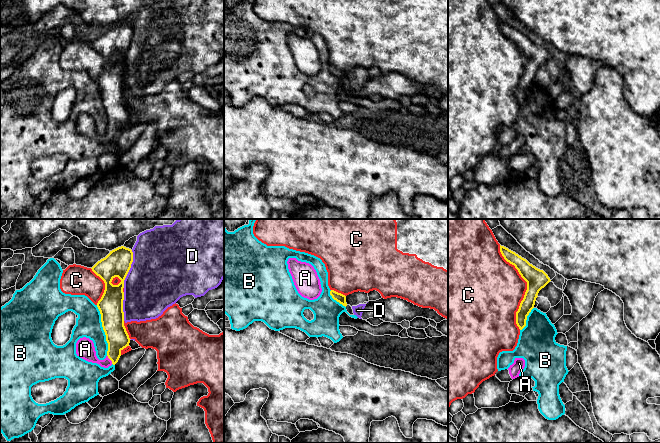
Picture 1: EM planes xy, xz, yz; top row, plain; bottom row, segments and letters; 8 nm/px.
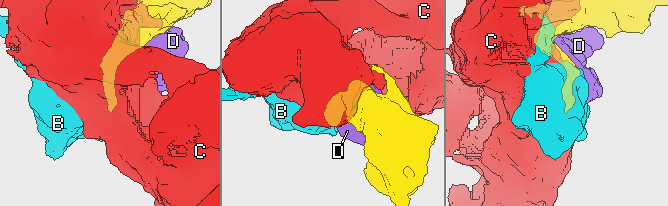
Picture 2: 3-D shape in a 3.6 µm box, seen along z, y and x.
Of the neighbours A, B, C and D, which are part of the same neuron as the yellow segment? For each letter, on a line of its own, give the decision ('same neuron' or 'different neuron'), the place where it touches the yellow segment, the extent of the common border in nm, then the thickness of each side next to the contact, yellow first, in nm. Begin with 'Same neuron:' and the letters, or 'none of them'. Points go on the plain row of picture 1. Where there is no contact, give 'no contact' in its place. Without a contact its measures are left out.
Same neuron: A
A: same neuron | xy (109, 134) | 80 nm | 180/150 nm
B: different neuron | xy (103, 105) | 420 nm | 200/200 nm
C: different neuron | yz (527, 62) | 700 nm | 170/440 nm
D: different neuron | xy (129, 45) | 320 nm | 220/480 nm

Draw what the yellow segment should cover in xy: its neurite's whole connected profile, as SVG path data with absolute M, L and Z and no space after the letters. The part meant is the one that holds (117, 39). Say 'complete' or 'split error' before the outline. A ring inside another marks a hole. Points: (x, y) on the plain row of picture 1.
split error; M124 22L118 23L91 45L105 59L105 66L97 83L101 90L102 103L108 119L107 132L99 136L96 132L94 119L89 114L80 114L76 119L76 130L80 134L108 144L115 141L121 127L129 122L130 114L124 102L124 56L133 38L133 28Z

